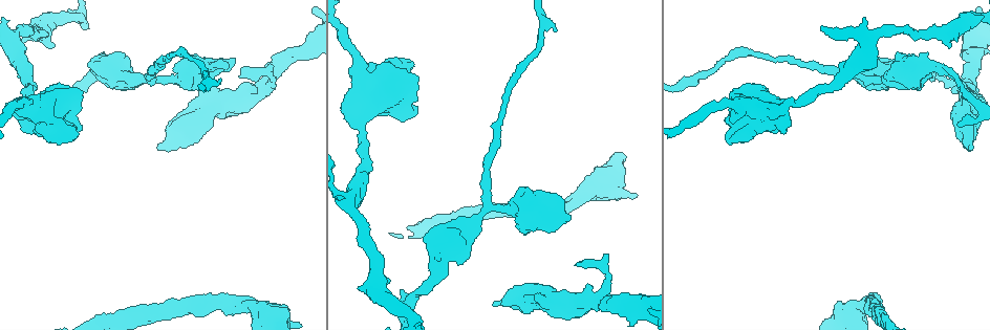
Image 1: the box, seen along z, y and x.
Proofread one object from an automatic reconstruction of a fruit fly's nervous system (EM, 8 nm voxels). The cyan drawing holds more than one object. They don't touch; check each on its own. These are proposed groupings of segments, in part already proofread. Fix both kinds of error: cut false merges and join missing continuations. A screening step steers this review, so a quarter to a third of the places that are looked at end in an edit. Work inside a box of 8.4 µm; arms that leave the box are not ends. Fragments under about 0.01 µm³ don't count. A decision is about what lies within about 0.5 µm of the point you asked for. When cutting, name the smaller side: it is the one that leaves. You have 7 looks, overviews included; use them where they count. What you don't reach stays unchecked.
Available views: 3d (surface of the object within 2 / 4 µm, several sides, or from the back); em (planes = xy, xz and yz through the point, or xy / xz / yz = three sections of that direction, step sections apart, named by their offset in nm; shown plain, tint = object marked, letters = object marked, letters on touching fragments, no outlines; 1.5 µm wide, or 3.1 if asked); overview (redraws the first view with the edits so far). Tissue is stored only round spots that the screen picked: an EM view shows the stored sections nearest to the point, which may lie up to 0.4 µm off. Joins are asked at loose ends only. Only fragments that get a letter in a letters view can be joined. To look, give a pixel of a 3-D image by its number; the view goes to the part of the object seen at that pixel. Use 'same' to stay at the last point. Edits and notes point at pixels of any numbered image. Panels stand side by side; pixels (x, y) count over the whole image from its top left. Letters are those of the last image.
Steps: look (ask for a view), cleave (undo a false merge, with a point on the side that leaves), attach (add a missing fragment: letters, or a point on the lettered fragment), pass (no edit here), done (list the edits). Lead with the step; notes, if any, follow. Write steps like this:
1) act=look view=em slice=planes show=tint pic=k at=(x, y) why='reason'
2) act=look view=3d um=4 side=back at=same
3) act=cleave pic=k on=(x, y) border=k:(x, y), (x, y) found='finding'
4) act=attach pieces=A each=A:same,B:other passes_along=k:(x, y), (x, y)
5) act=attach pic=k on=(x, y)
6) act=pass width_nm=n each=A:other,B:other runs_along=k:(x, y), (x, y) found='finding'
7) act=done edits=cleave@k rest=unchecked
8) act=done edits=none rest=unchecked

act=look view=3d um=2 pic=1 at=(977, 117) why='abrupt turn'

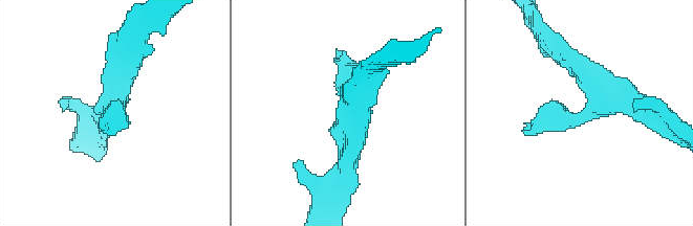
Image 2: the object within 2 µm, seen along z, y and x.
act=look view=em slice=xy step=4 show=tint pic=2 at=(584, 113)

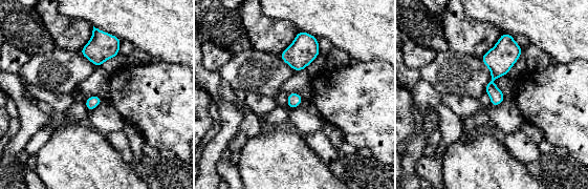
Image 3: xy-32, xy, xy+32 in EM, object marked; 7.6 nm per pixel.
act=look view=em slice=yz step=4 show=letters at=same why='another direction'

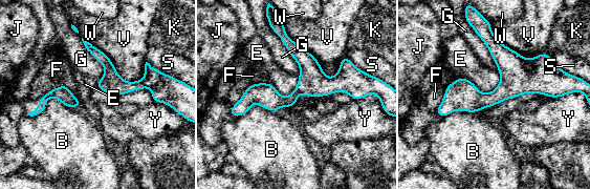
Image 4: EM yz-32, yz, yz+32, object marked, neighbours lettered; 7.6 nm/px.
act=pass width_nm=160 each=B:other,E:other,F:other,G:other,J:other,K:other,S:other,V:other,W:other,Y:other runs_along=4:(561, 87), (511, 84), (438, 111) found='one cell here'

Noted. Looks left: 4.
act=look view=3d um=4 pic=1 at=(436, 259) why='thick turns thin'

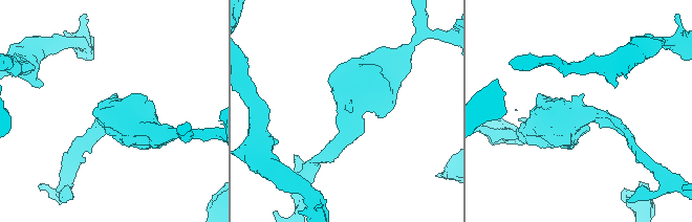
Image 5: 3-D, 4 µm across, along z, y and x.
act=look view=em slice=planes show=letters pic=5 at=(347, 108)

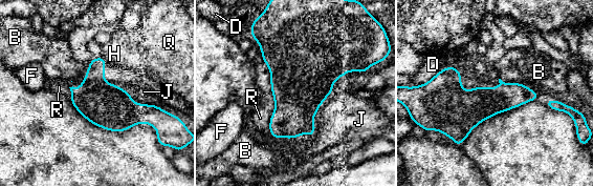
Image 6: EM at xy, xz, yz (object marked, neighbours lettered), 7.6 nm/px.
act=pass each=B:other,D:other,F:other,H:other,J:other,Q:other,R:other border=6:(500, 78), (524, 83), (533, 90) found='one cell here'

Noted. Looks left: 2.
act=done edits=none rest=unchecked

